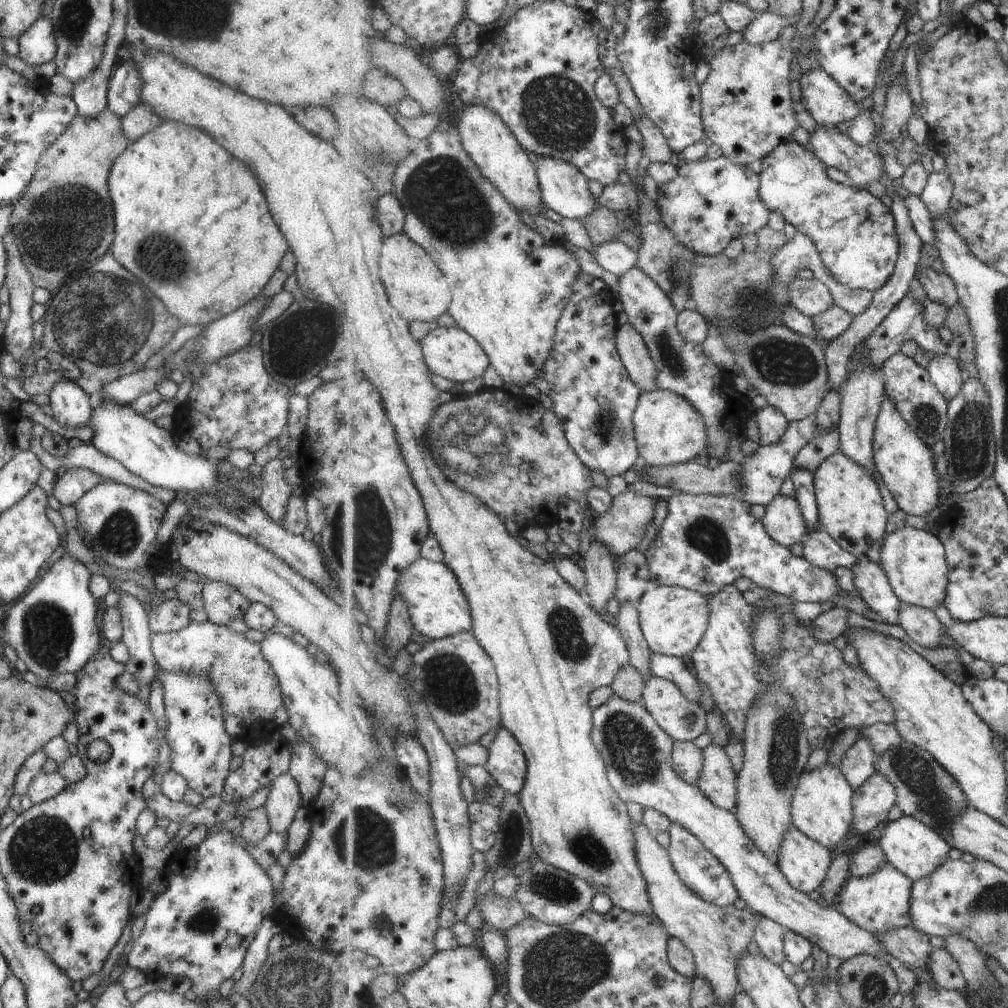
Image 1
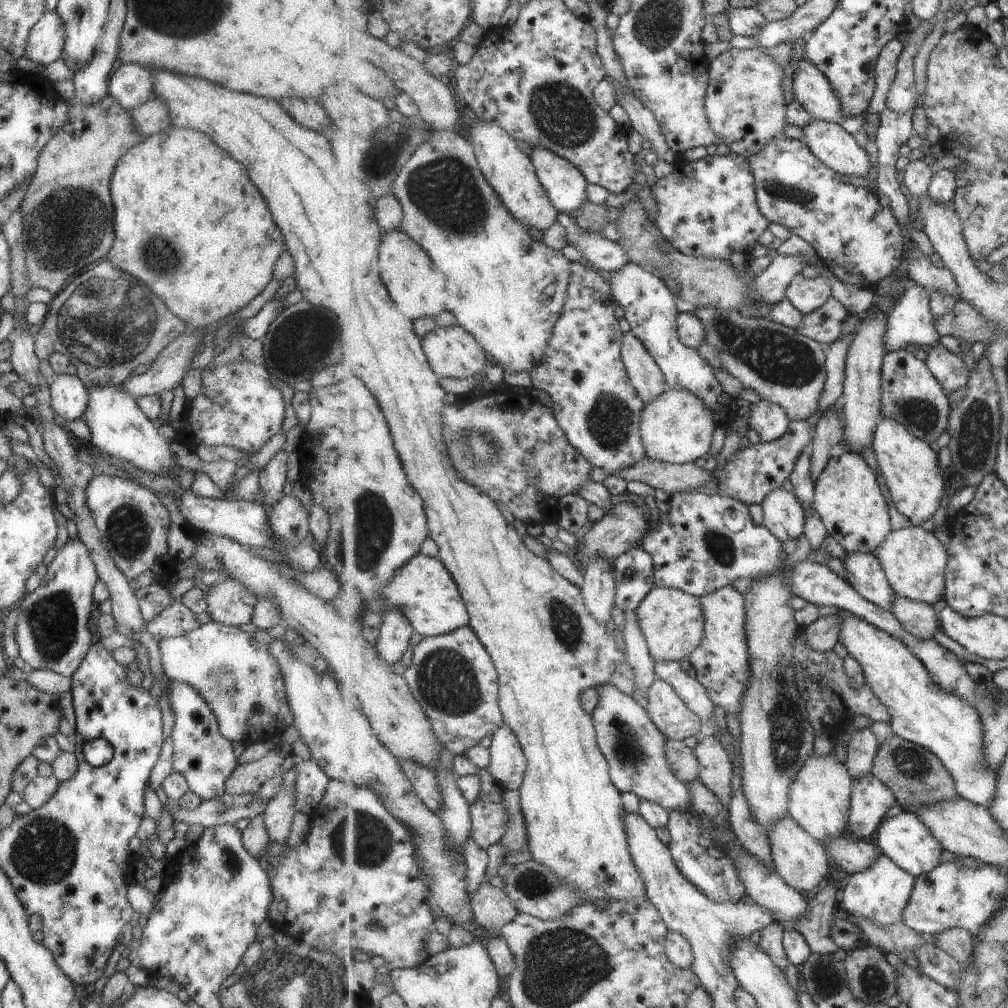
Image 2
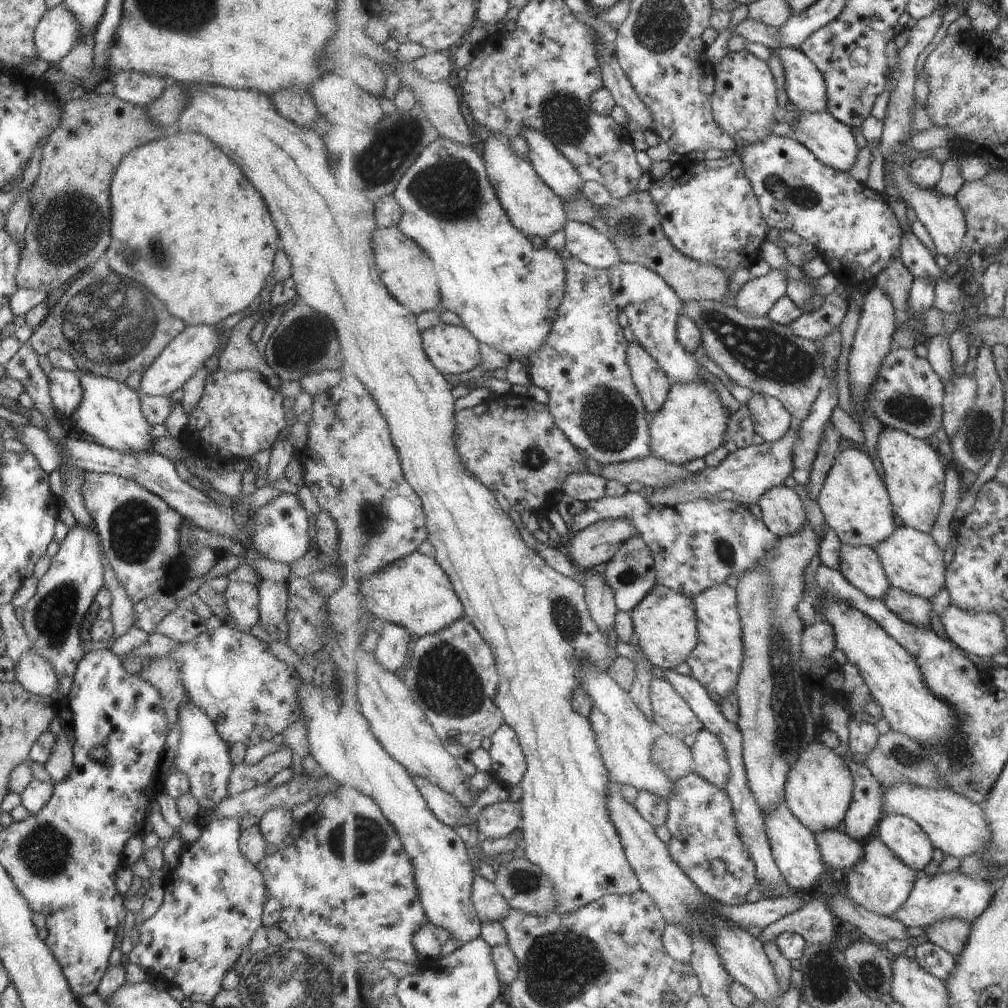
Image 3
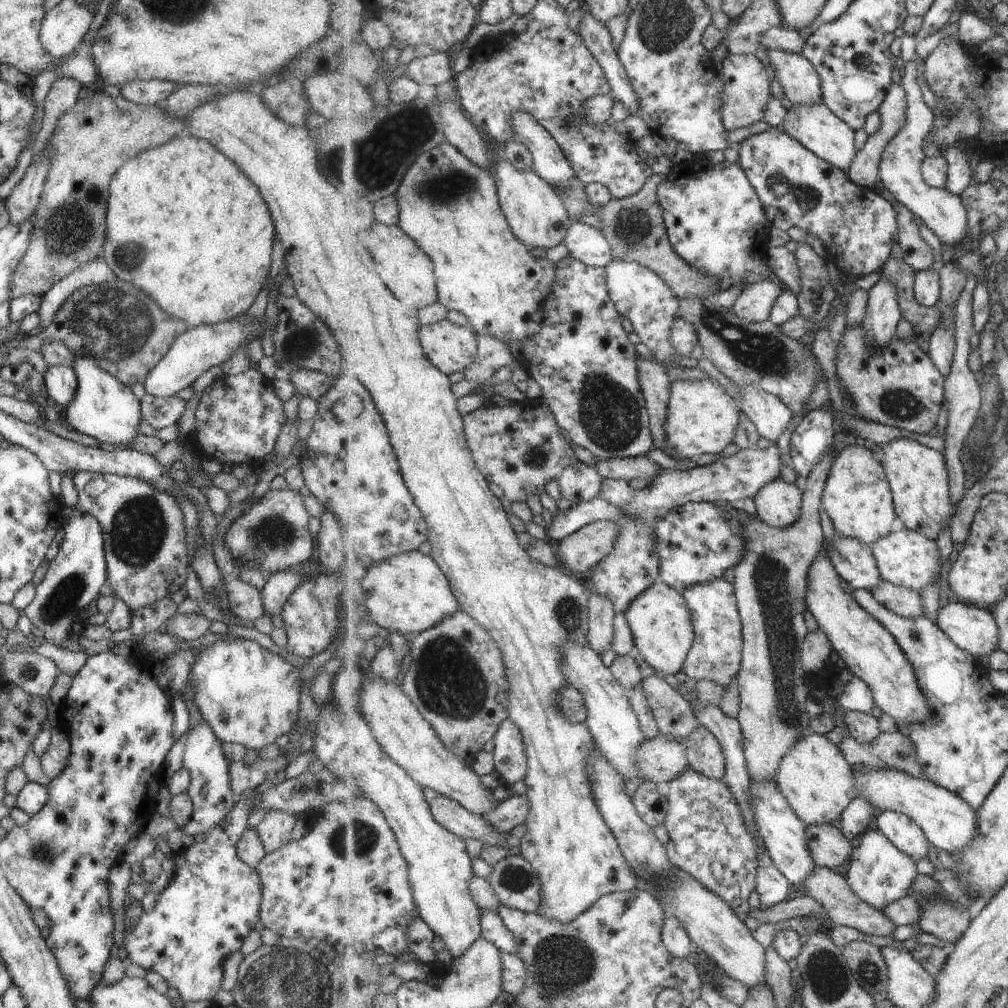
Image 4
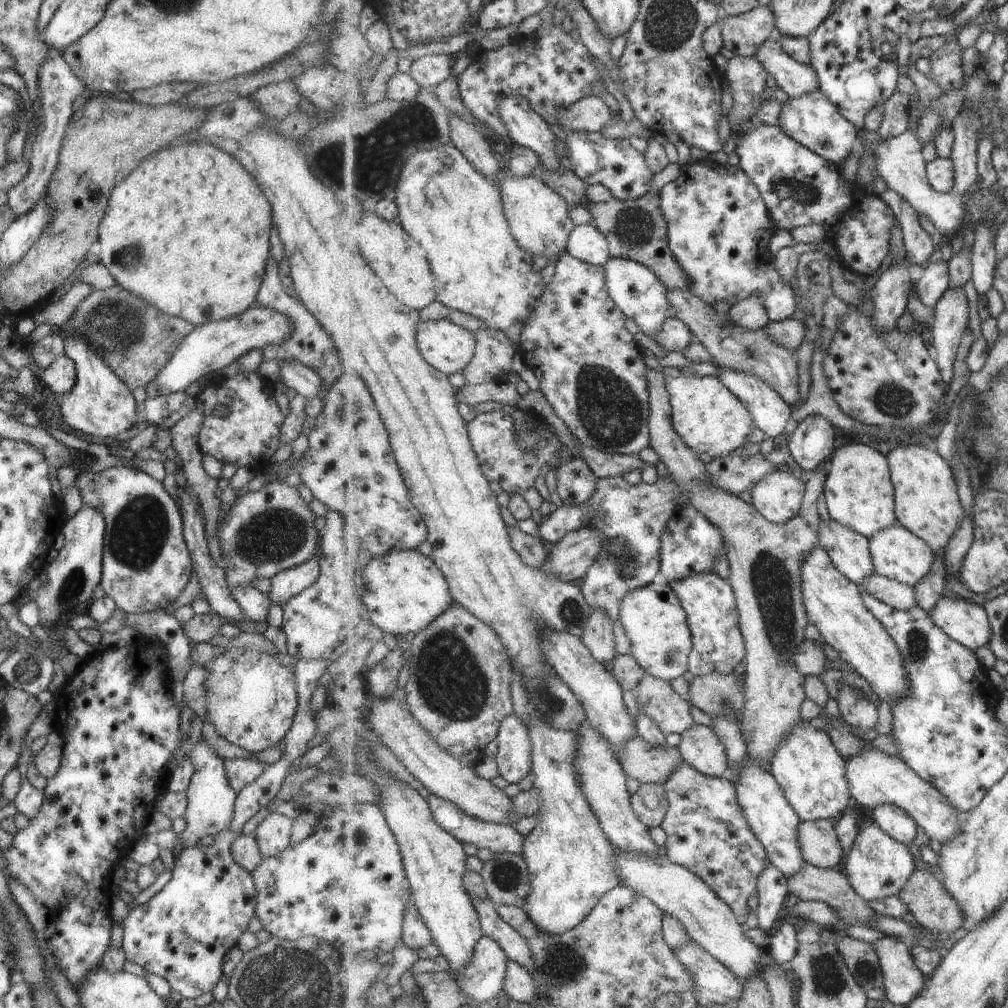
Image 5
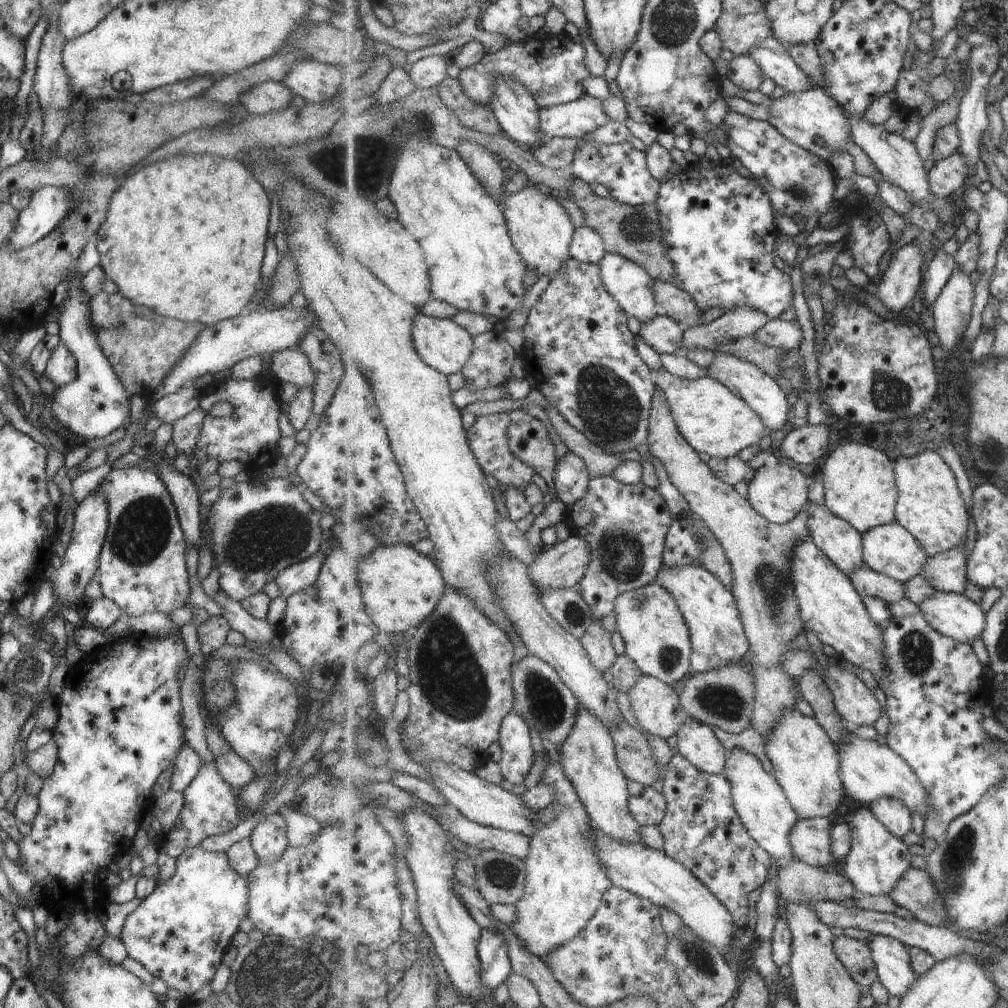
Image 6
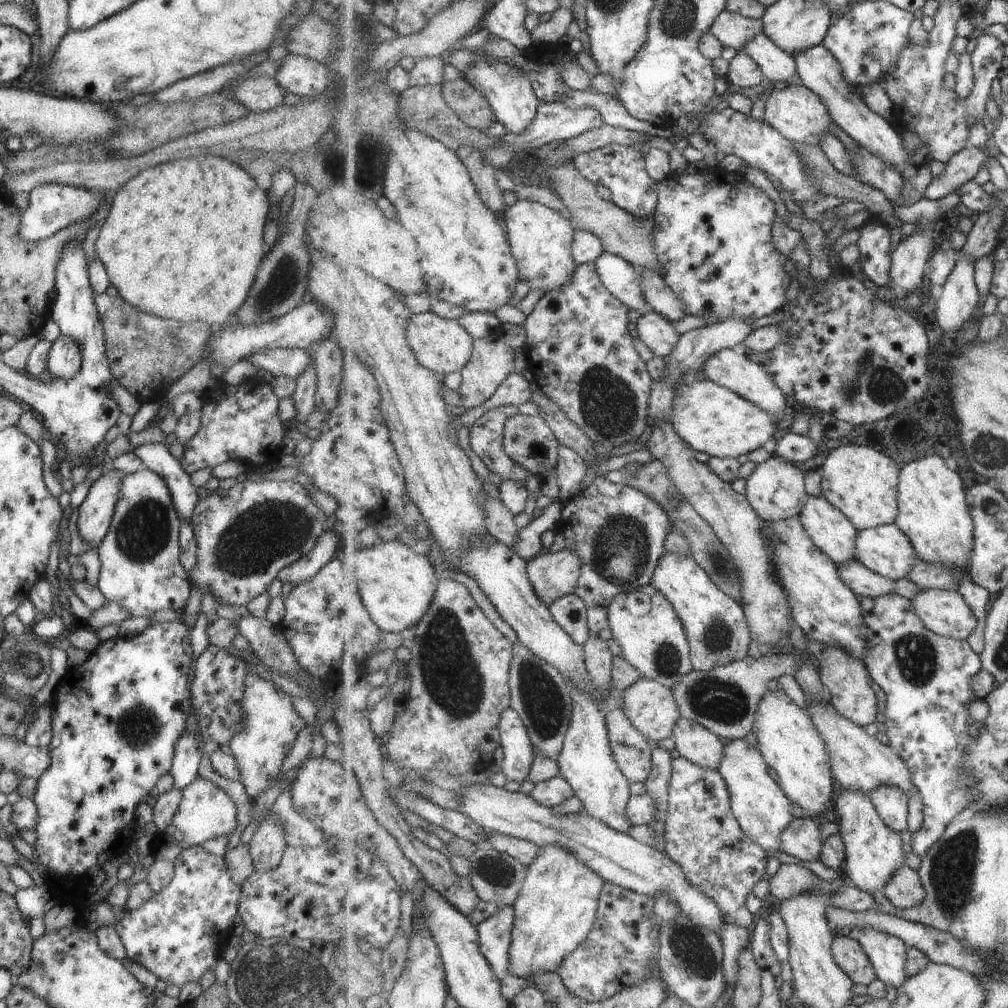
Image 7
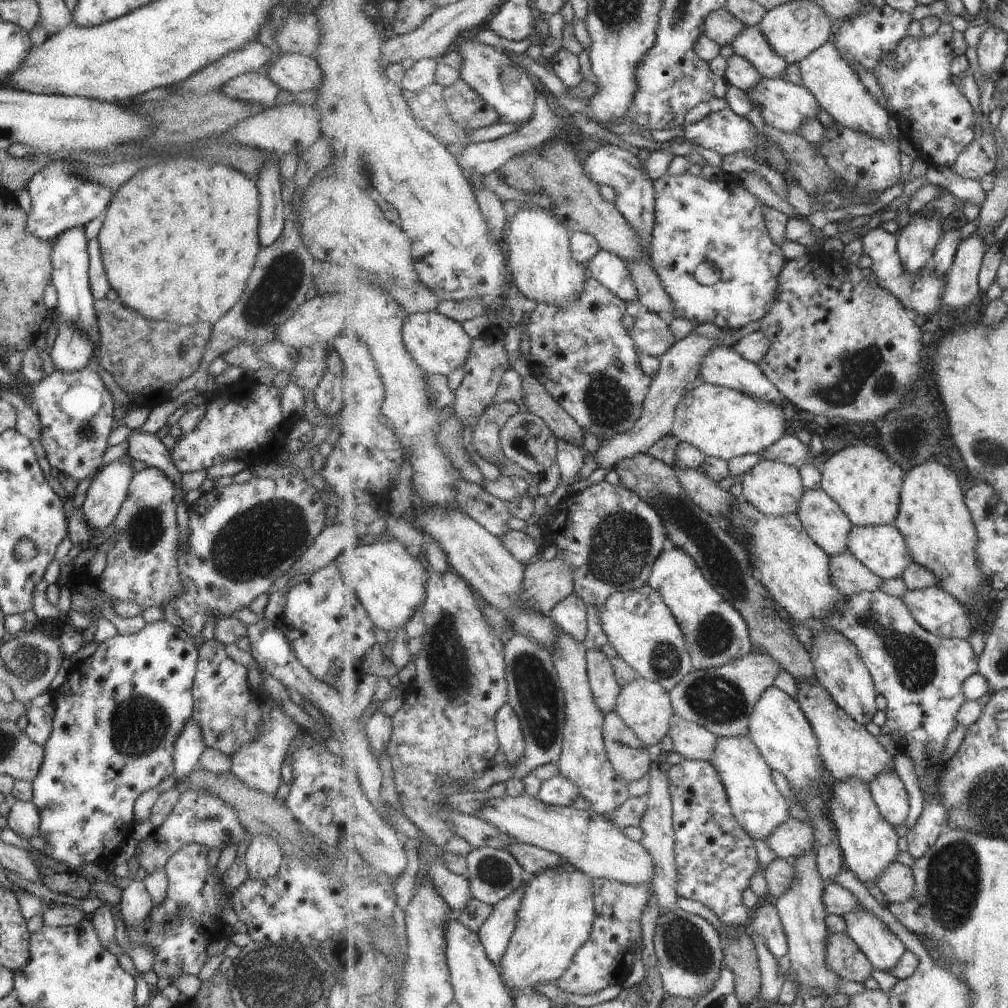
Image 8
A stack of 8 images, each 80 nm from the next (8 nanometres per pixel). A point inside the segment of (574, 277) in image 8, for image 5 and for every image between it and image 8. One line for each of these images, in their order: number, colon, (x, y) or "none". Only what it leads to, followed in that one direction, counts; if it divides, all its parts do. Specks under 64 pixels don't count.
5: (539, 218)
6: (542, 231)
7: (542, 239)

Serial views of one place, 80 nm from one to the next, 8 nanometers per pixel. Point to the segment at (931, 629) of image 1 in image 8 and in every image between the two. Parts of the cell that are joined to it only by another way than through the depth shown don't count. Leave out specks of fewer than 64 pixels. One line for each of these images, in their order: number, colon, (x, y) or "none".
2: (919, 619)
3: (916, 610)
4: (905, 602)
5: (900, 596)
6: (869, 583)
7: (866, 583)
8: (852, 577)

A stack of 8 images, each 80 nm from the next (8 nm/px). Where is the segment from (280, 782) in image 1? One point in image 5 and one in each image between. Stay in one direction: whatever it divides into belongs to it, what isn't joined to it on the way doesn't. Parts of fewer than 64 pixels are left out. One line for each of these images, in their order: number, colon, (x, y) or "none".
2: (278, 814)
3: (275, 824)
4: (274, 830)
5: (272, 834)

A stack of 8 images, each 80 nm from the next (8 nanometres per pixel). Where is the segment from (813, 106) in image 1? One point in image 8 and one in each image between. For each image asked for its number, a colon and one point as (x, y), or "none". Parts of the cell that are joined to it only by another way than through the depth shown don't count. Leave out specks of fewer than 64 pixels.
2: (812, 89)
3: (805, 85)
4: (801, 82)
5: (796, 79)
6: (777, 63)
7: (777, 65)
8: (751, 44)

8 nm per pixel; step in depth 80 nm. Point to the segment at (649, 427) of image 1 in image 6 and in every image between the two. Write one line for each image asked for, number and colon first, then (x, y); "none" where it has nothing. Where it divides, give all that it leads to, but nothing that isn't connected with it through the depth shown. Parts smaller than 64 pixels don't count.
2: (677, 428)
3: (693, 423)
4: (702, 419)
5: (708, 417)
6: (714, 419)

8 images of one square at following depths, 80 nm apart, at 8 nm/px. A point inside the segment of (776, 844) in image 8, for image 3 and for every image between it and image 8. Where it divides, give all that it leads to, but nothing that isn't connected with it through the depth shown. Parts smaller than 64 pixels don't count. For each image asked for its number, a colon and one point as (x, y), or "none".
3: (839, 850)
4: (830, 848)
5: (819, 842)
6: (810, 838)
7: (802, 838)

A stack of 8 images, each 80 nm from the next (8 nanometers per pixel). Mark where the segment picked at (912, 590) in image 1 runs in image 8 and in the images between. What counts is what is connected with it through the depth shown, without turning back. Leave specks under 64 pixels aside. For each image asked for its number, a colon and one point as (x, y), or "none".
2: (916, 561)
3: (913, 560)
4: (906, 558)
5: (897, 553)
6: (891, 550)
7: (887, 550)
8: (883, 548)

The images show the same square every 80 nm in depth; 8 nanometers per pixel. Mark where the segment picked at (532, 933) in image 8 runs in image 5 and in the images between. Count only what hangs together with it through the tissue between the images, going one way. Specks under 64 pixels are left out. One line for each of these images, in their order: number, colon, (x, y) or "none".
5: (572, 862)
6: (565, 884)
7: (555, 912)

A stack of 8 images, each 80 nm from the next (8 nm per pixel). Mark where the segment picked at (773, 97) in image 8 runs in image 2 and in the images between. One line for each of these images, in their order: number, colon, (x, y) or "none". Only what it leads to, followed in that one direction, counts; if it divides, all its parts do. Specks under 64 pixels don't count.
2: (839, 150)
3: (831, 141)
4: (815, 125)
5: (814, 121)
6: (811, 118)
7: (796, 111)

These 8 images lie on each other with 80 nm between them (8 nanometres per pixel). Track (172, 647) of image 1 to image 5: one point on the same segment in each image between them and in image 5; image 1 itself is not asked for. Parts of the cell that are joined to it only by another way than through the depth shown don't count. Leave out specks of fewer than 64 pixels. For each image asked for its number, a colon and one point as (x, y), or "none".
2: (241, 683)
3: (249, 695)
4: (247, 695)
5: (251, 698)

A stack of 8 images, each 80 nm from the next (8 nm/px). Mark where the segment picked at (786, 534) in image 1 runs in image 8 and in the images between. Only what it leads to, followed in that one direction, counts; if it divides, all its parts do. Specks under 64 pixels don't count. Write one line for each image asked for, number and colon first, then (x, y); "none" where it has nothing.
2: (784, 517)
3: (782, 510)
4: (780, 503)
5: (780, 495)
6: (780, 492)
7: (776, 489)
8: (774, 488)

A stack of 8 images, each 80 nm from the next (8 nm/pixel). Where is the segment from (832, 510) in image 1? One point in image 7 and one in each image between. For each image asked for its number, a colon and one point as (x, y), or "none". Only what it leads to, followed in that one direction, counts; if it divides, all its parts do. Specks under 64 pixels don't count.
2: (849, 501)
3: (855, 502)
4: (858, 498)
5: (859, 493)
6: (860, 482)
7: (862, 482)

